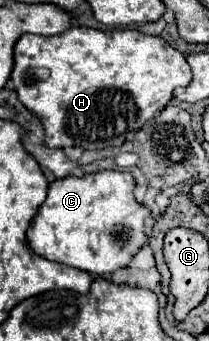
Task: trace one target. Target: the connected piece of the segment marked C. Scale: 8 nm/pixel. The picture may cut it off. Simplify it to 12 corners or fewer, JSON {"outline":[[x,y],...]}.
{"outline":[[127,171],[49,185],[29,247],[91,275],[131,263],[151,209]]}

